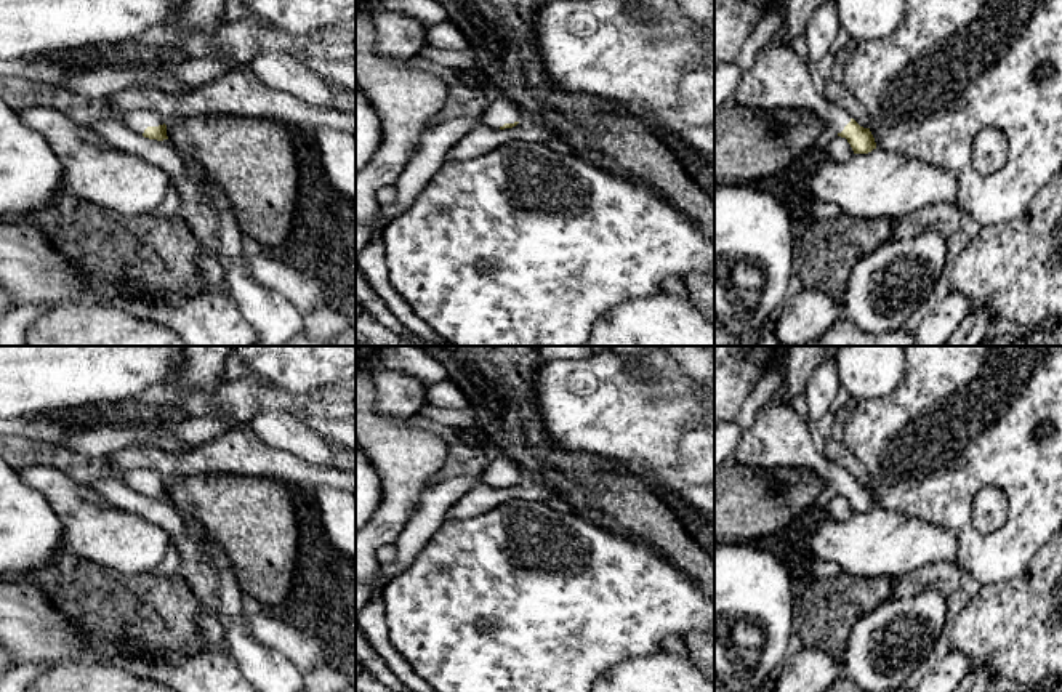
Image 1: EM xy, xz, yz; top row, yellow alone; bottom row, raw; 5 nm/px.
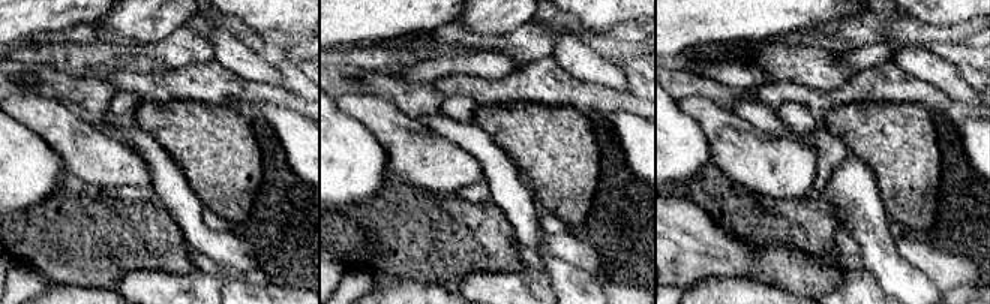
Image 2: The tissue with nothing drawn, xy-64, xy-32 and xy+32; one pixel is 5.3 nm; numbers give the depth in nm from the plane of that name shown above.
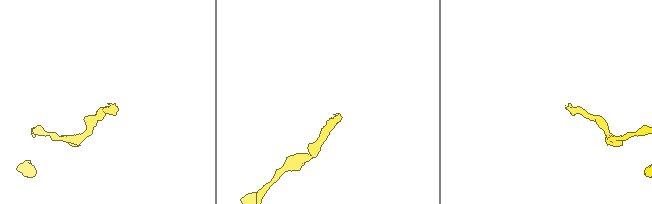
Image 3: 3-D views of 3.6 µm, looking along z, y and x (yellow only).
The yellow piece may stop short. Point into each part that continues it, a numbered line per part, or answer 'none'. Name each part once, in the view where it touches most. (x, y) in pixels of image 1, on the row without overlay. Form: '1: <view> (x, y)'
1: xy (138, 479)

